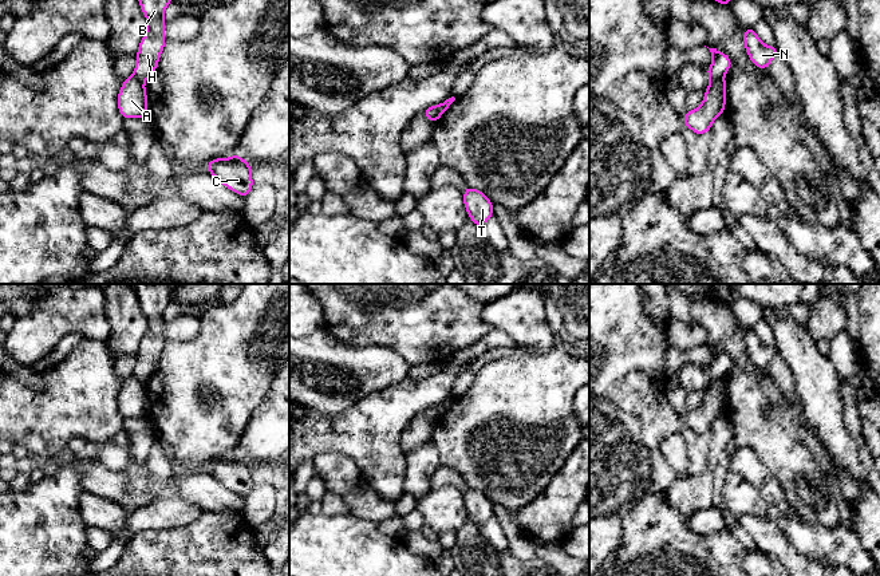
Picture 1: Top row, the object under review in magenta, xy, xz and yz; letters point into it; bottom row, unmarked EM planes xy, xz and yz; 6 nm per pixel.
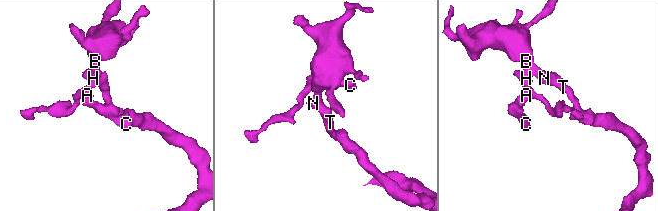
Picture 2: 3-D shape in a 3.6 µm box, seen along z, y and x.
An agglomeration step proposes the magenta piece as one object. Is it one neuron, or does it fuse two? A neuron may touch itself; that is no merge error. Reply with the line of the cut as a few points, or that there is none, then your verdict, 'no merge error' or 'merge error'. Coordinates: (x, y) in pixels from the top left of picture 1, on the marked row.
cut in yz along (722, 77), (711, 81); merge error

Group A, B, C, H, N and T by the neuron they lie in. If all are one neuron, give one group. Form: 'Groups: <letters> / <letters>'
Groups: A C / B H N T

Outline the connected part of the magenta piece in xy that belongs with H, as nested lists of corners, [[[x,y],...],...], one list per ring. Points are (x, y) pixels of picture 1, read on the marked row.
[[[138,0],[147,19],[146,32],[139,43],[134,76],[142,83],[155,71],[166,38],[163,13],[171,0]]]

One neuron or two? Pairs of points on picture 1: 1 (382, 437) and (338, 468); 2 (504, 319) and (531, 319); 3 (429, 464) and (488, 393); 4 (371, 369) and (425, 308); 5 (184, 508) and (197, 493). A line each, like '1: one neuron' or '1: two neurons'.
1: two neurons
2: one neuron
3: two neurons
4: two neurons
5: two neurons

